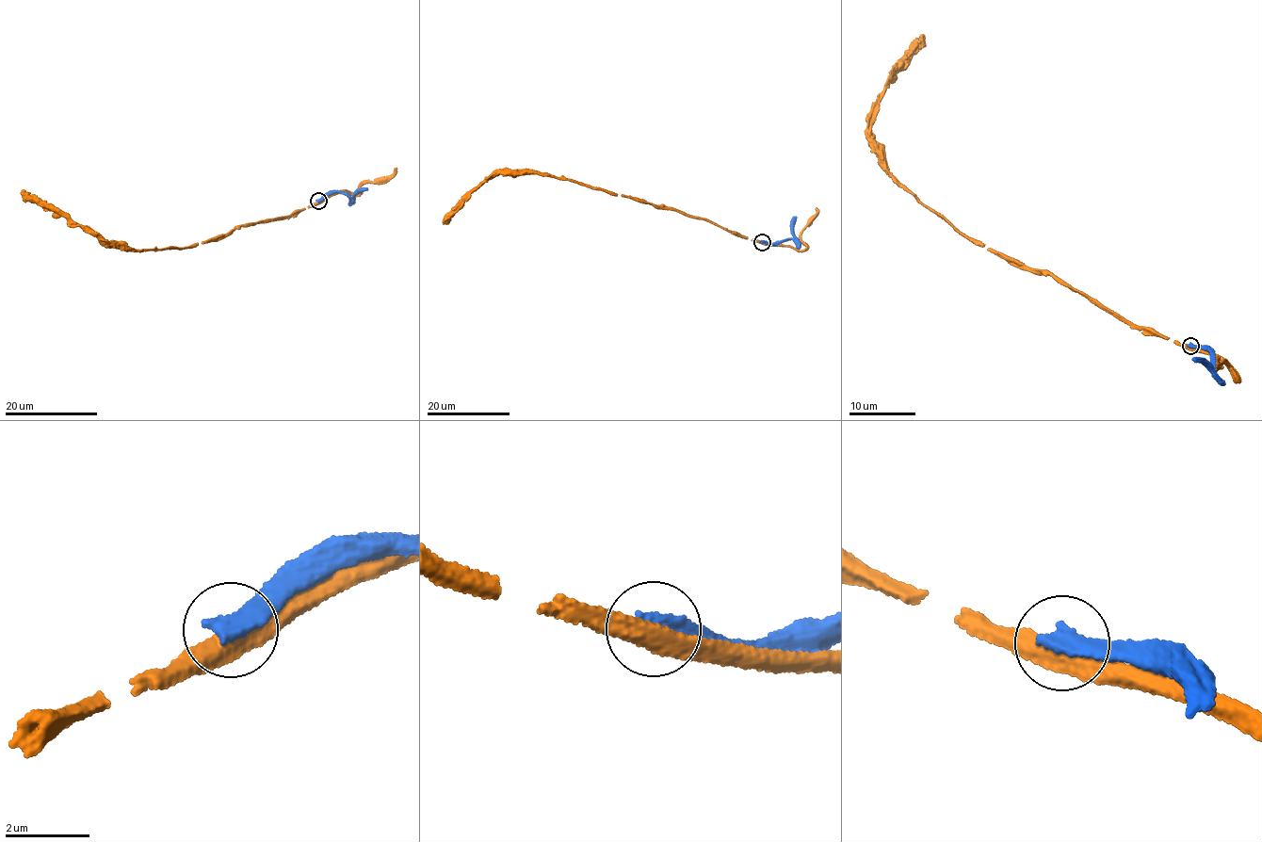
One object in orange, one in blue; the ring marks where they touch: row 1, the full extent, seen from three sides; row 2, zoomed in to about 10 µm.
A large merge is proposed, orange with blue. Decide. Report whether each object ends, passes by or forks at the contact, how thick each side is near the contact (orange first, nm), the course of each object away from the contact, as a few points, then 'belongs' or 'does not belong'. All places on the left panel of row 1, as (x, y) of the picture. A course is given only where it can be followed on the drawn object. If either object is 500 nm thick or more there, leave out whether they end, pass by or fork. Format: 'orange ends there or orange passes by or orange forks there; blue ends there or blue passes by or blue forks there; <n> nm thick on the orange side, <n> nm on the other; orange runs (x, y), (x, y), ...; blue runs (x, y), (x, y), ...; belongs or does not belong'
500 nm thick on the orange side, 480 nm on the other; orange runs (318, 201), (286, 218), (244, 225), (191, 247), (130, 250), (112, 248), (86, 226), (57, 214), (21, 191); blue runs (318, 201), (329, 193), (343, 190), (353, 197), (367, 188); does not belong

